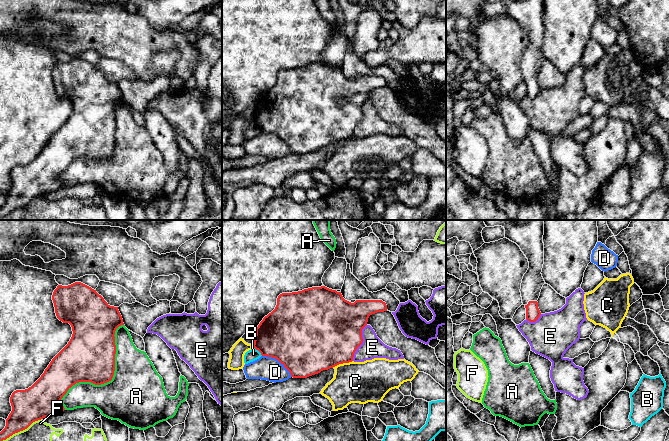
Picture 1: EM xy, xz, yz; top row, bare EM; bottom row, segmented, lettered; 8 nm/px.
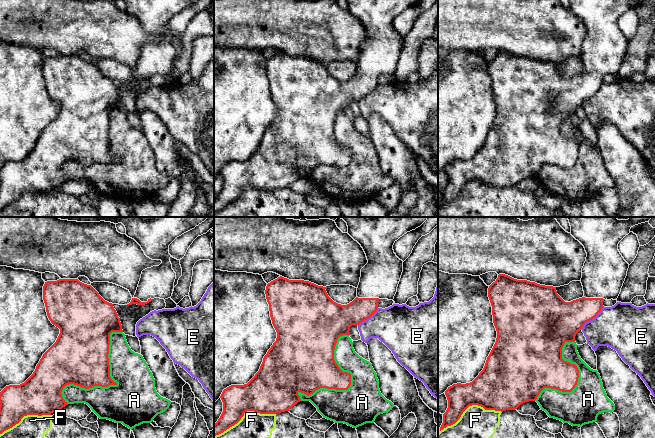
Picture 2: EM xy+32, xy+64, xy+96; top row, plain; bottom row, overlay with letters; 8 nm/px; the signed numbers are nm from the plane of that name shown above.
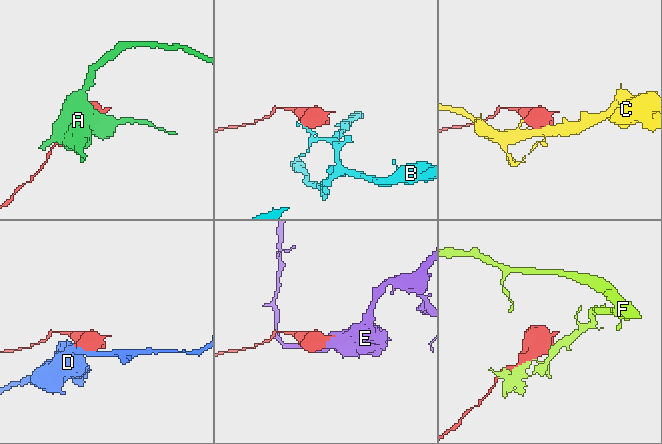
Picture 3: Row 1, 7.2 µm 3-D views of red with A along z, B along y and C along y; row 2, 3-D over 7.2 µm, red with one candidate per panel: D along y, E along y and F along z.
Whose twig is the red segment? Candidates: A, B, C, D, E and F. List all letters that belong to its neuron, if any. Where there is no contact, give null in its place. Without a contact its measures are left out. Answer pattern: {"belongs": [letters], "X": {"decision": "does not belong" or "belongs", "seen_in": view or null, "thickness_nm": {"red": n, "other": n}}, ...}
{"belongs": [], "A": {"decision": "does not belong", "seen_in": "xy", "thickness_nm": {"red": 400, "other": 480}}, "B": {"decision": "does not belong", "seen_in": "xz", "thickness_nm": {"red": 420, "other": 90}}, "C": {"decision": "does not belong", "seen_in": "xz", "thickness_nm": {"red": 480, "other": 340}}, "D": {"decision": "does not belong", "seen_in": "xz", "thickness_nm": {"red": 500, "other": 190}}, "E": {"decision": "does not belong", "seen_in": "xz", "thickness_nm": {"red": 460, "other": 180}}, "F": {"decision": "does not belong", "seen_in": "xy", "thickness_nm": {"red": 280, "other": 280}}}

